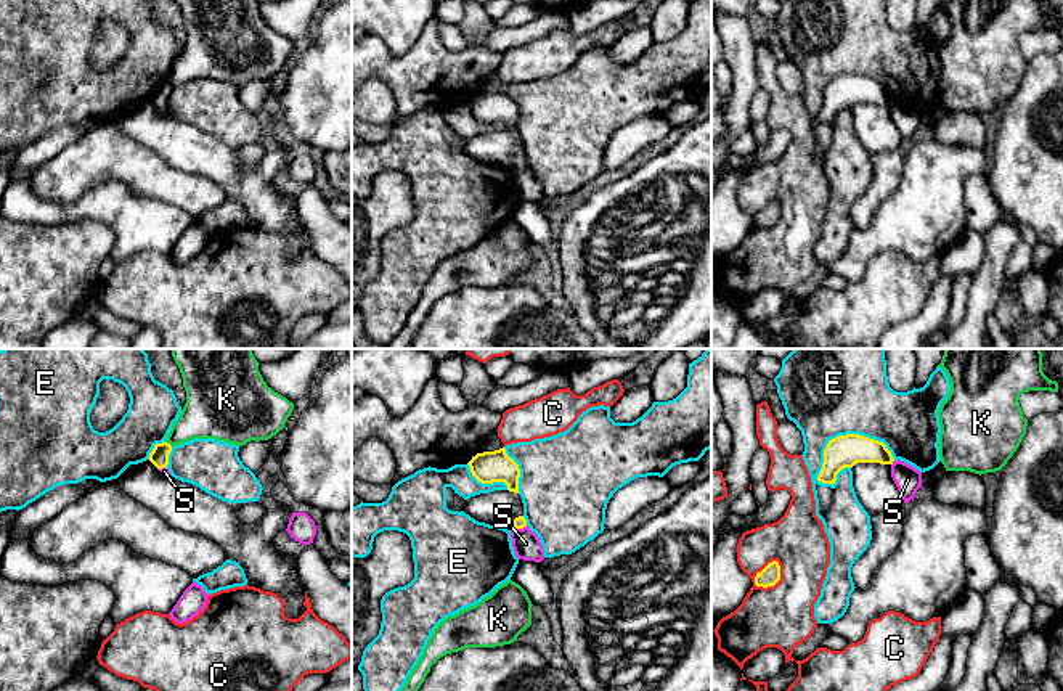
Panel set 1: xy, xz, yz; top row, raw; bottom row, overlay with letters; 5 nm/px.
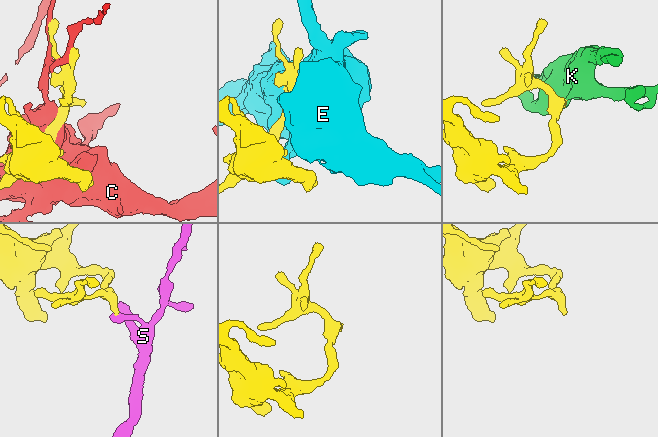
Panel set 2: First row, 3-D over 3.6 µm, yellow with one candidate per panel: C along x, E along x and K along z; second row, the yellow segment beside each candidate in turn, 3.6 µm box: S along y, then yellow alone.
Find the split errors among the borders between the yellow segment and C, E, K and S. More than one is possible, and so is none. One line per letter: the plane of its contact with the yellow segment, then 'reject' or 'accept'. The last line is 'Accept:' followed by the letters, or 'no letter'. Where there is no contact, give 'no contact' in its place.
C: contact in yz; reject
E: contact in yz; reject
K: contact in xy; reject
S: contact in yz; reject
Accept: no letter

